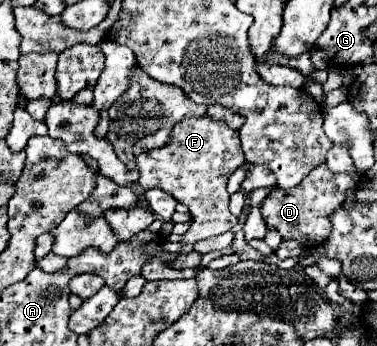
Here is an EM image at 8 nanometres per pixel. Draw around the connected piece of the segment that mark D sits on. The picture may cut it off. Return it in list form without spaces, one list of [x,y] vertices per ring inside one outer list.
[[[312,169],[296,189],[272,191],[260,205],[260,213],[268,229],[274,229],[282,239],[300,241],[302,247],[318,247],[330,233],[328,215],[346,199],[348,189],[356,189],[360,177],[356,173],[334,173],[330,169]]]

